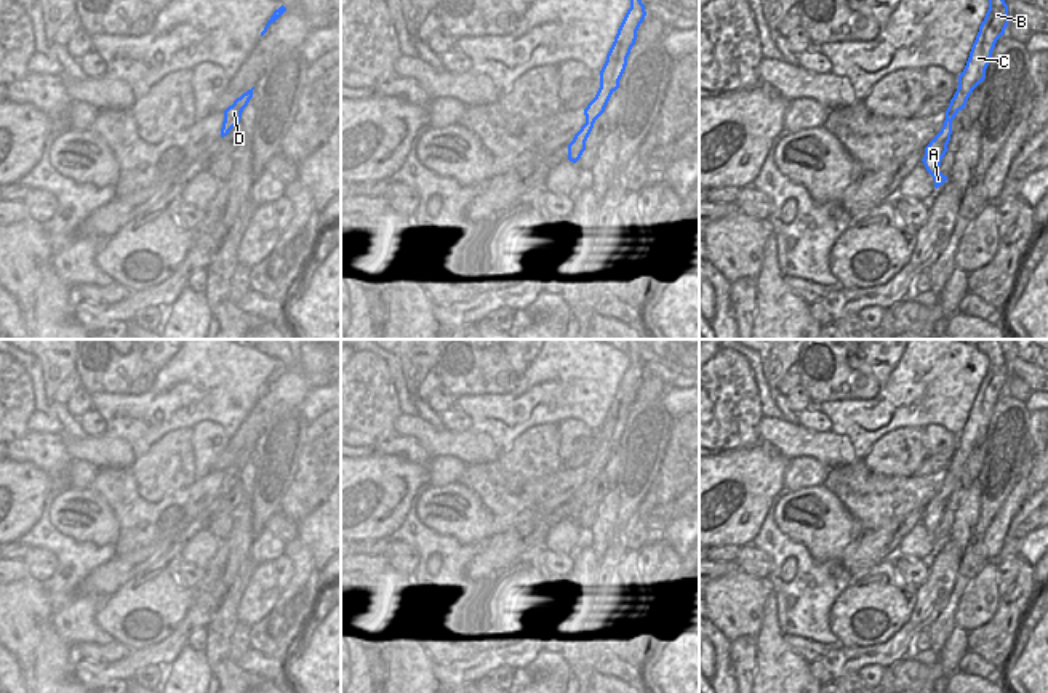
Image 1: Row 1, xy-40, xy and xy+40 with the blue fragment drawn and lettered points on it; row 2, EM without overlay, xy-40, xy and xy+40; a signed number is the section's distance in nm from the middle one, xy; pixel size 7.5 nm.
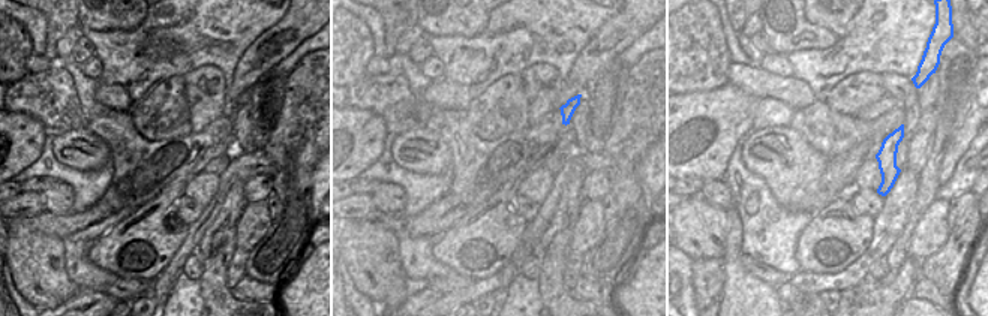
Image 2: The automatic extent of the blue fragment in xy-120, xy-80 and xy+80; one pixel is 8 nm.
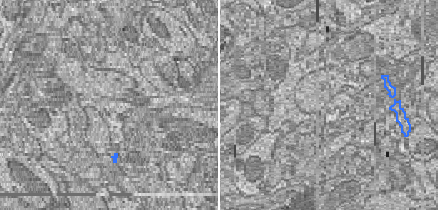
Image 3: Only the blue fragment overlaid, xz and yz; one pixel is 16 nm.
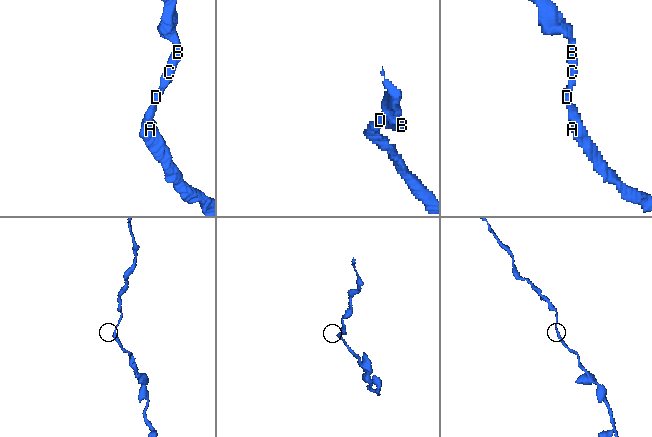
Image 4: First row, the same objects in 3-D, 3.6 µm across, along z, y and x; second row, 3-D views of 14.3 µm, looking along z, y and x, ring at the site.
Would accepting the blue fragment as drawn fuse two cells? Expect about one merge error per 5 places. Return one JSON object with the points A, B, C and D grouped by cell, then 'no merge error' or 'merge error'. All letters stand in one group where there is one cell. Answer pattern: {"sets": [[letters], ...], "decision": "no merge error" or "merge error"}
{"sets": [["A", "B", "C", "D"]], "decision": "no merge error"}

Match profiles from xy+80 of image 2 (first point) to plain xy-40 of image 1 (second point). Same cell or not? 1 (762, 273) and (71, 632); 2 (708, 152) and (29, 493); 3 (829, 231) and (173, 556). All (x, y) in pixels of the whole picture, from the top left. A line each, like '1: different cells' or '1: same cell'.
1: different cells
2: same cell
3: same cell

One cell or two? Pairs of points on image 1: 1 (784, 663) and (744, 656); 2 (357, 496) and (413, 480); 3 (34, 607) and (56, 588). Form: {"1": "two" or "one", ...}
{"1": "two", "2": "one", "3": "two"}

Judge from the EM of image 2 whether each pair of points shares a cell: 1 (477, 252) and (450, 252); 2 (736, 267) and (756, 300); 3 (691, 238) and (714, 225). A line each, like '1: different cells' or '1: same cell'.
1: same cell
2: same cell
3: same cell

